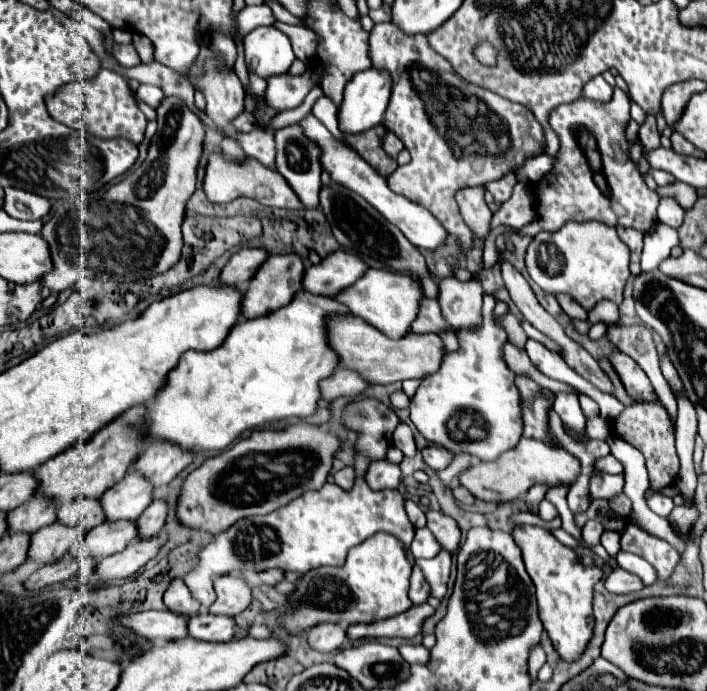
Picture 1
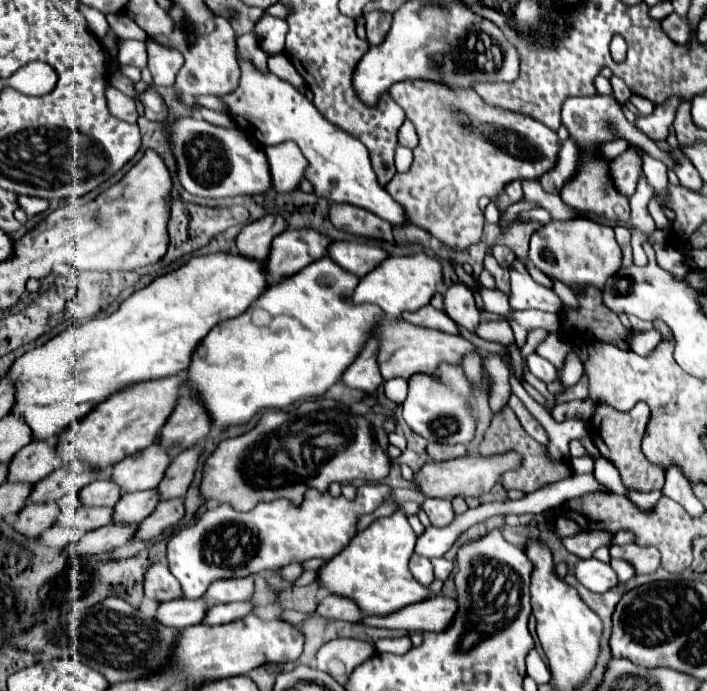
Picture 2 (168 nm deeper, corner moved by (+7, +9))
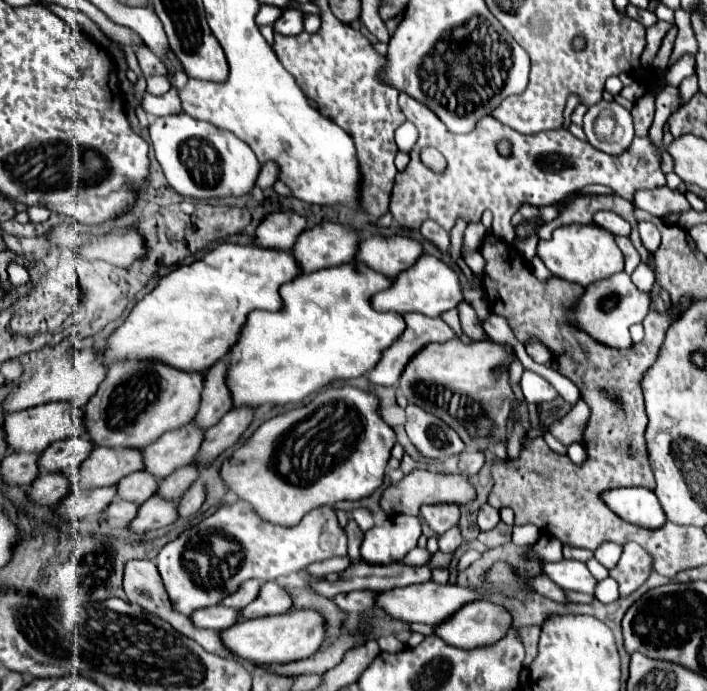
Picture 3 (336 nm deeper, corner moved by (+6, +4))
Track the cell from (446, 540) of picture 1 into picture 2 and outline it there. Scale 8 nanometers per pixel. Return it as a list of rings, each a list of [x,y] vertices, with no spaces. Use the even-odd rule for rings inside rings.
[[[427,498],[423,502],[423,508],[425,508],[433,526],[449,526],[455,518],[449,498]]]

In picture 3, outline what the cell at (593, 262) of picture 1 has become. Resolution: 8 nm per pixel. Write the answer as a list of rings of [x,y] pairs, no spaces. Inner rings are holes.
[[[596,225],[558,227],[550,241],[538,243],[538,257],[544,261],[544,265],[550,269],[552,275],[578,283],[582,287],[624,271],[624,255],[616,245],[614,235]]]

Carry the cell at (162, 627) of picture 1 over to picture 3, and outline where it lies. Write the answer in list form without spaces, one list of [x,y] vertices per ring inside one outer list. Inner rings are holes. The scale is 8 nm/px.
[[[214,605],[214,607],[206,607],[206,609],[194,611],[194,613],[192,613],[192,621],[194,621],[194,625],[198,625],[198,627],[224,631],[226,627],[232,627],[232,625],[240,623],[242,619],[238,619],[238,609]]]

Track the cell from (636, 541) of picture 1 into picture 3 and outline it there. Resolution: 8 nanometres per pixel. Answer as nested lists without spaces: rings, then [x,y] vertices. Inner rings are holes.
[[[626,543],[622,559],[618,565],[610,571],[610,577],[618,581],[620,597],[632,595],[650,575],[652,571],[652,557],[646,555],[646,551],[636,543]]]

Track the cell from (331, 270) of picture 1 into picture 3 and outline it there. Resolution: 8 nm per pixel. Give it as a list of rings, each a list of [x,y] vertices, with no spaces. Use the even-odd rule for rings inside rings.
[[[374,235],[360,243],[356,259],[364,261],[376,271],[382,271],[384,275],[398,277],[404,269],[410,269],[422,253],[422,243],[412,237]]]

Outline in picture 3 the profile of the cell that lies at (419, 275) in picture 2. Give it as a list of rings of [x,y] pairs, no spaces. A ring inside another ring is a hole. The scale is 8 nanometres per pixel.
[[[422,255],[414,267],[408,271],[402,271],[398,279],[394,279],[394,285],[386,291],[380,291],[378,295],[372,297],[372,307],[376,311],[394,311],[394,313],[422,313],[428,317],[440,317],[444,311],[458,307],[464,301],[462,297],[462,287],[458,273],[450,269],[444,261],[432,257],[432,255]]]

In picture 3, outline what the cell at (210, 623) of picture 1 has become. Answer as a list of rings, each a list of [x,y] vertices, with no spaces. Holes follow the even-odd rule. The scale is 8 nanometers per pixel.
[[[268,581],[262,585],[260,595],[240,613],[244,615],[244,619],[254,619],[266,615],[280,615],[290,609],[292,609],[292,595],[286,589],[282,589],[276,581]]]

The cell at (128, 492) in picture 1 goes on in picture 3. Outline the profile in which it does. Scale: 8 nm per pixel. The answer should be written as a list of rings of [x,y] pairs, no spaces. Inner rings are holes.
[[[194,423],[166,431],[156,443],[144,449],[144,469],[158,477],[174,473],[178,467],[184,467],[186,463],[196,459],[202,439],[204,431]]]

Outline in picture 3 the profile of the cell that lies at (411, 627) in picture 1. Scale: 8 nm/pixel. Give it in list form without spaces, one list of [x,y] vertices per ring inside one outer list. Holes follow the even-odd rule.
[[[476,601],[464,605],[442,627],[436,627],[436,635],[446,643],[462,649],[474,649],[494,645],[500,641],[512,625],[512,613],[490,601]]]

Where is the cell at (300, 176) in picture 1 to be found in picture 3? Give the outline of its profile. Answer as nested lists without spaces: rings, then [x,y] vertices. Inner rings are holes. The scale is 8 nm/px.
[[[266,163],[266,165],[260,167],[256,185],[258,185],[260,189],[270,189],[270,187],[274,185],[276,179],[278,179],[278,165],[274,165],[274,163]]]

